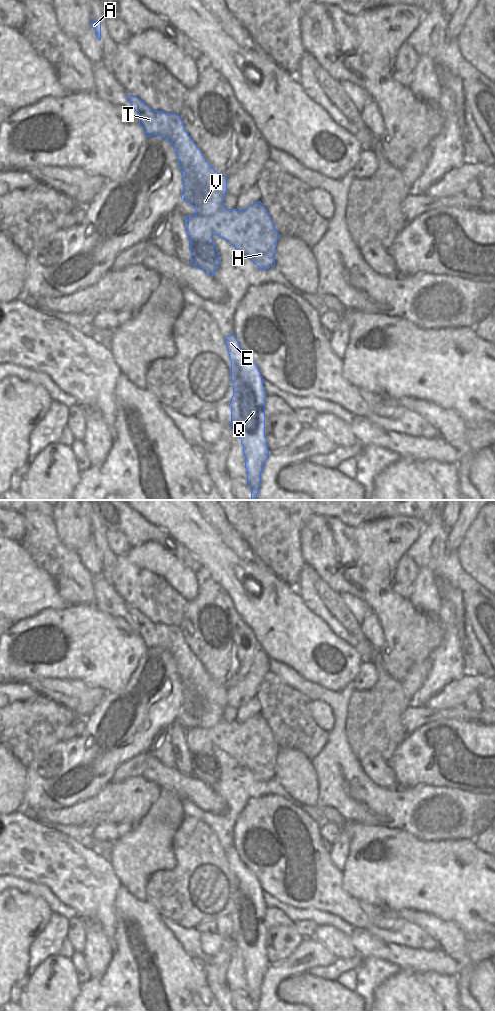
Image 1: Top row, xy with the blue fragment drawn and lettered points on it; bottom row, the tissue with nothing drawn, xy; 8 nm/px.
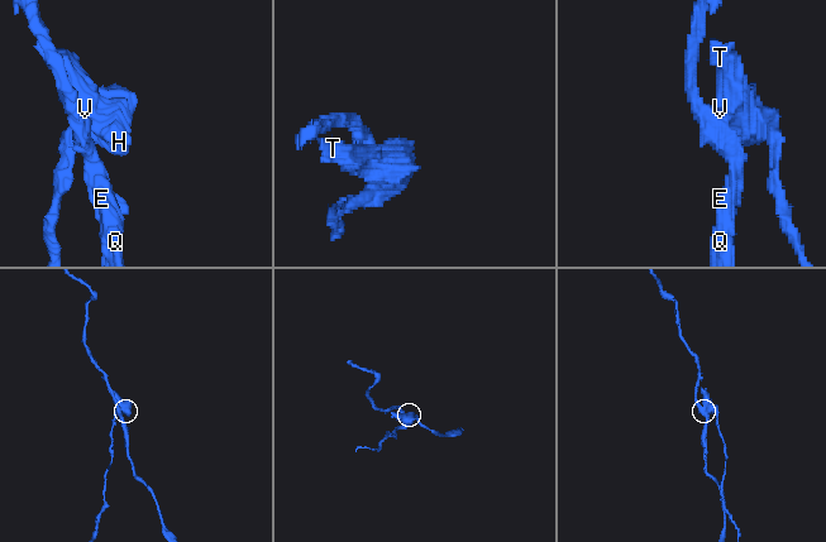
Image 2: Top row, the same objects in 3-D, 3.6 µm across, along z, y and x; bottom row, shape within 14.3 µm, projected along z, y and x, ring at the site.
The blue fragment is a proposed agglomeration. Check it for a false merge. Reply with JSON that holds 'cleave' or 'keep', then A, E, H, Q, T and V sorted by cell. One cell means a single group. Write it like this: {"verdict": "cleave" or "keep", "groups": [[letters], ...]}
{"verdict": "cleave", "groups": [["A", "E", "Q"], ["H", "T", "V"]]}

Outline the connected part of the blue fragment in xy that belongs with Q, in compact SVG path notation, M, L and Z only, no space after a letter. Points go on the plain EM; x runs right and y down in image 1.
M234 846L225 850L231 872L233 908L230 939L241 952L251 1011L256 1011L261 984L269 968L265 950L265 910L263 890L253 871L241 860Z

